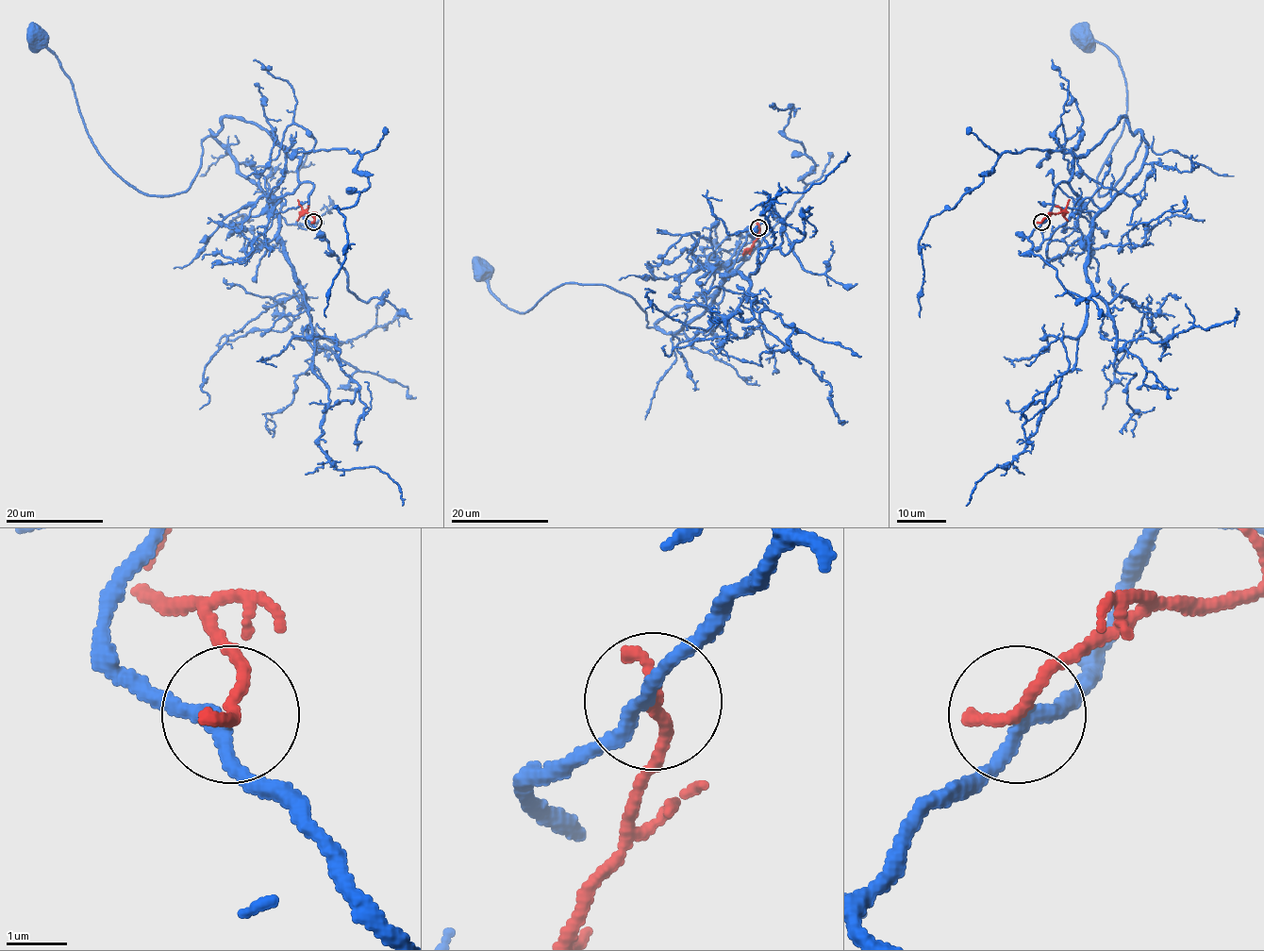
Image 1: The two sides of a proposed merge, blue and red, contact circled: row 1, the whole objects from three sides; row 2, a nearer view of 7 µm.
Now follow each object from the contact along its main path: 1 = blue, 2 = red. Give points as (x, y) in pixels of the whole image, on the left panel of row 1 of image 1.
1: (314, 222), (297, 157), (236, 118), (201, 142), (187, 190), (139, 192), (100, 155), (33, 33)
2: (314, 222), (311, 213), (306, 212), (298, 200)

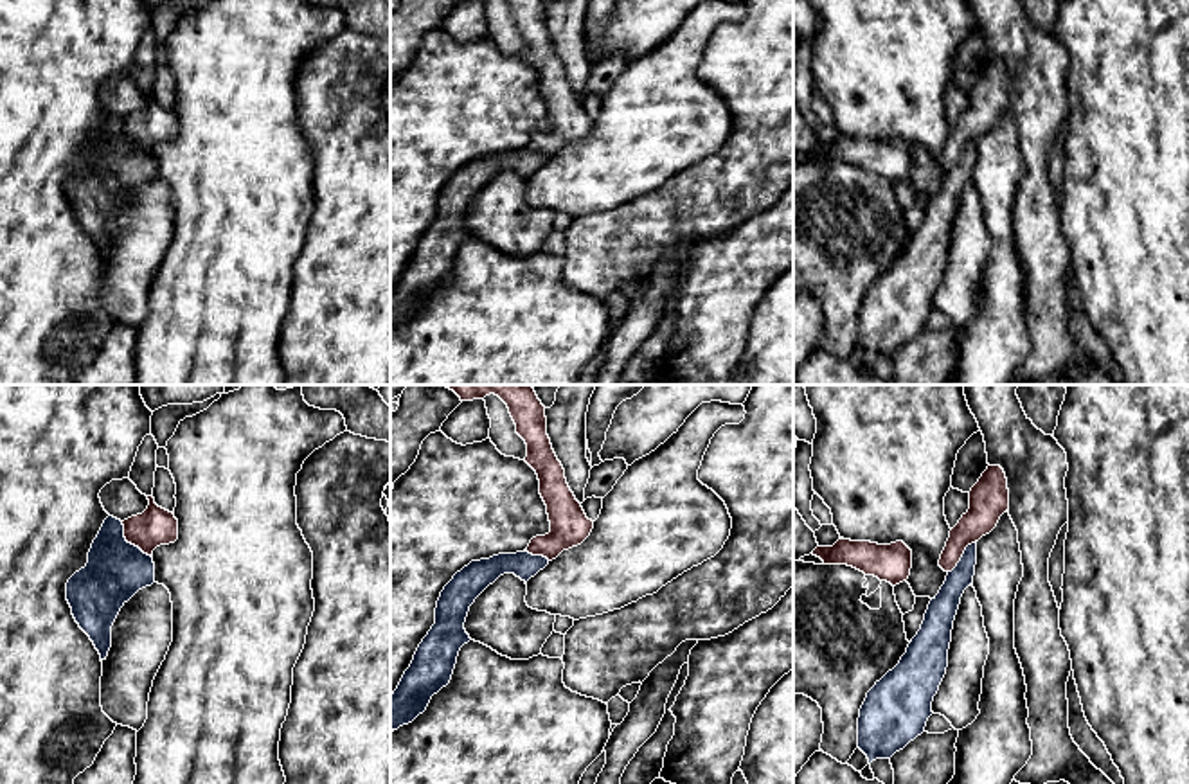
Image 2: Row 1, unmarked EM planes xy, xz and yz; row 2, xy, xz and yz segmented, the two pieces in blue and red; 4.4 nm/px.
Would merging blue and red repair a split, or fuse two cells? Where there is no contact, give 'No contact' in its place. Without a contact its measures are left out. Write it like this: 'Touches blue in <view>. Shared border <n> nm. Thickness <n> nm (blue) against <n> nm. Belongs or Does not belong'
Touches blue in xy. Shared border 200 nm. Thickness 260 nm (blue) against 170 nm. Does not belong

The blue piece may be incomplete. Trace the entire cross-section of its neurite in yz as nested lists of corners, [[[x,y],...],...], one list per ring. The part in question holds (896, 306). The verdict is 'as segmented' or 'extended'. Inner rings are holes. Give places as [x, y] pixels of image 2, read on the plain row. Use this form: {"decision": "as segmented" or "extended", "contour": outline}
{"decision": "as segmented", "contour": [[[977,138],[948,169],[899,261],[867,290],[858,315],[858,345],[869,361],[890,356],[925,329],[934,311],[934,293],[946,272],[953,218],[964,187],[973,180],[975,162]]]}

